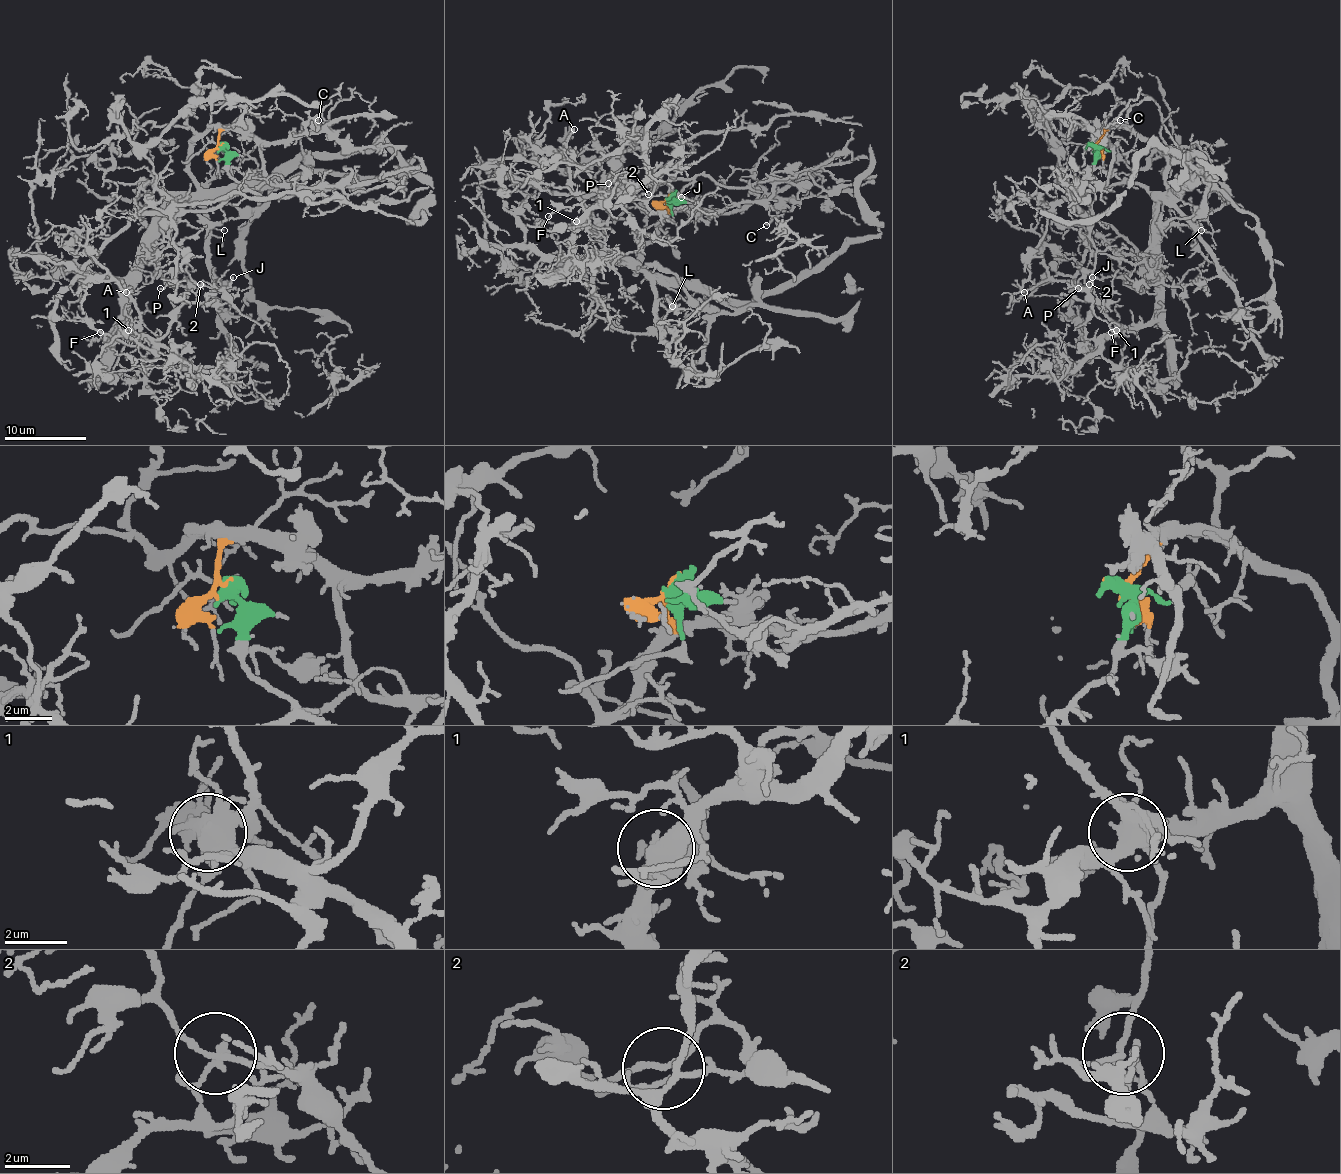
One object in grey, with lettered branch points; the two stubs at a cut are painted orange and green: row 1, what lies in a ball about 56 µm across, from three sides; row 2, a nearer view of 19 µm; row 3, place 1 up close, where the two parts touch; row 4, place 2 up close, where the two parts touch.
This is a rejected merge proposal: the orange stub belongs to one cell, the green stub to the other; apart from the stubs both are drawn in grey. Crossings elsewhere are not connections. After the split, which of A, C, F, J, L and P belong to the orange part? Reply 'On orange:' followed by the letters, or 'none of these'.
On orange: A, C, F, L

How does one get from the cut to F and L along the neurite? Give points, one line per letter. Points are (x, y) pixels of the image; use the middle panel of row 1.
F: (667, 196), (665, 215), (636, 272), (644, 270), (574, 262), (574, 223), (583, 209), (558, 207), (548, 217)
L: (667, 196), (661, 231), (644, 248), (636, 272), (644, 272), (655, 289), (655, 297), (667, 309), (671, 305)

